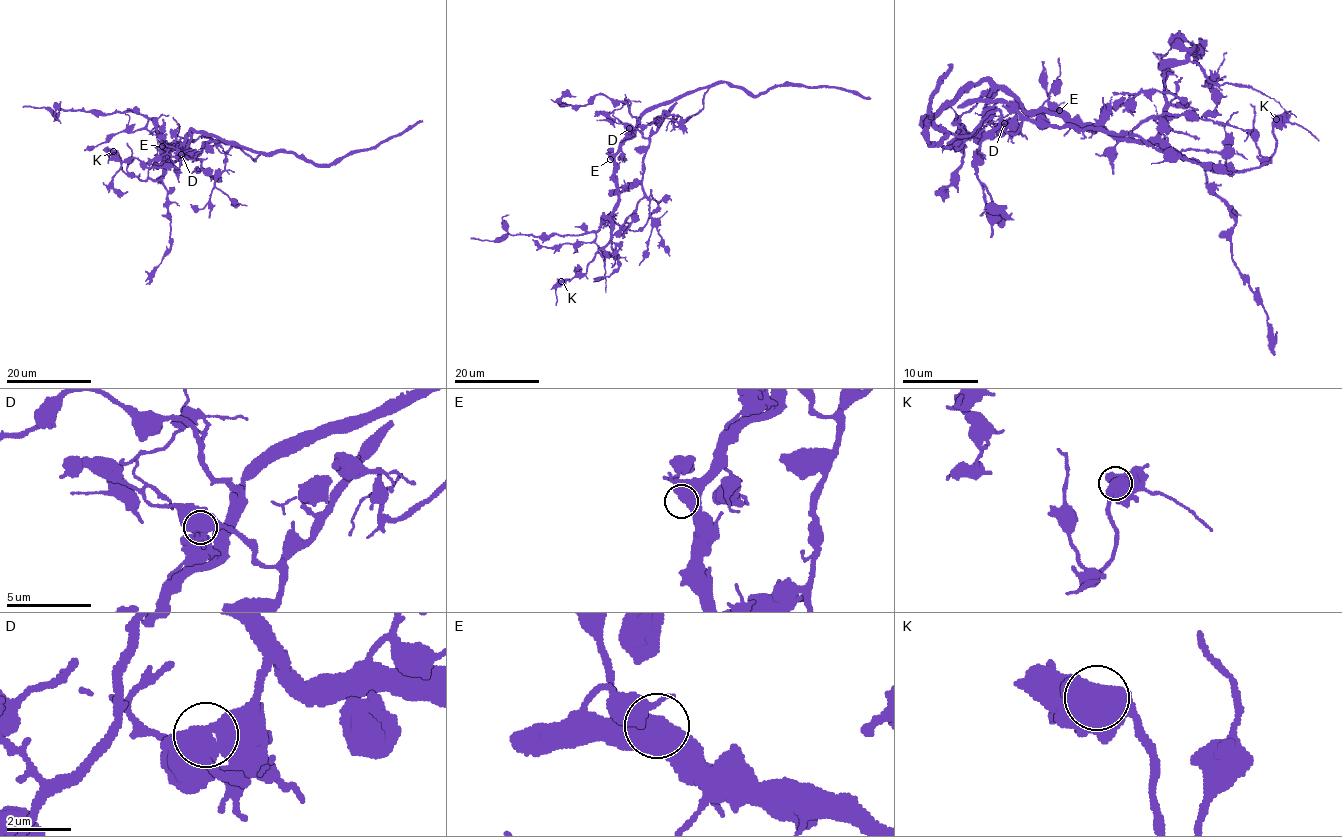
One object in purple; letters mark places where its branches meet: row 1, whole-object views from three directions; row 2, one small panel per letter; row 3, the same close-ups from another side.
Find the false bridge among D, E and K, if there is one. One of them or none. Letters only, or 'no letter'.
D

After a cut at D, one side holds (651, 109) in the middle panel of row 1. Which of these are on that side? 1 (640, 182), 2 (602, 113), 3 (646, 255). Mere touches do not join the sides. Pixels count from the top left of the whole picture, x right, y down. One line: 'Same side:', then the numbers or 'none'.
Same side: none

